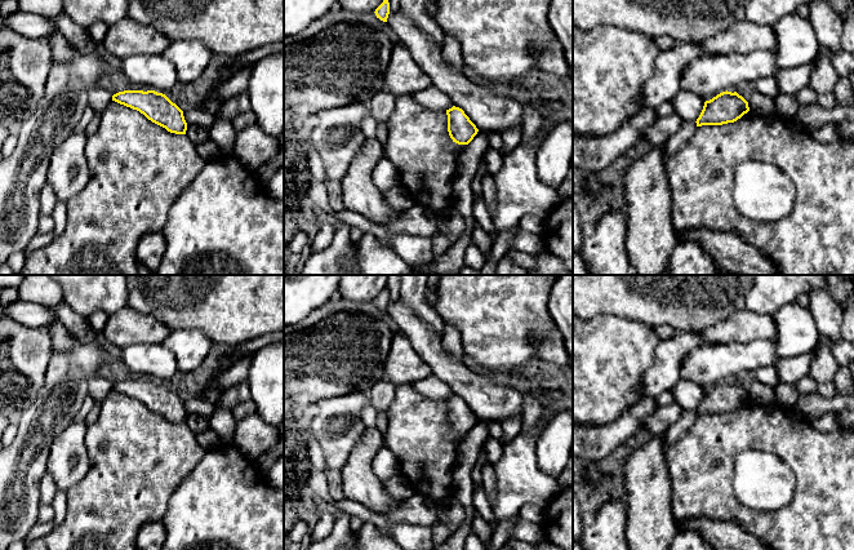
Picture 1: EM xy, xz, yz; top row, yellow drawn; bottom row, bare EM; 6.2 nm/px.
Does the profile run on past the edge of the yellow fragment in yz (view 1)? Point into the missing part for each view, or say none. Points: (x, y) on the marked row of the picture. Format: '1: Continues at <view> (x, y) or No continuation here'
1: No continuation here

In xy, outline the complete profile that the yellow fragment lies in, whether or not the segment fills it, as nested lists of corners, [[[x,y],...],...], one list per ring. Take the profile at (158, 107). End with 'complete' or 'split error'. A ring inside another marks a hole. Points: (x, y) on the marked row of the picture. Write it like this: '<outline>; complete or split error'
[[[124,90],[114,94],[112,101],[139,111],[148,120],[170,133],[186,134],[187,123],[183,111],[163,93]]]; complete

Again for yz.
[[[722,92],[704,102],[697,127],[734,123],[750,111],[748,102],[737,92]]]; complete

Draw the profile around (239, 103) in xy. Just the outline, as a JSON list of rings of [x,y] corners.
[[[246,92],[239,93],[222,103],[222,107],[214,115],[214,119],[223,117],[230,121],[241,112],[246,112],[250,110],[250,99]]]

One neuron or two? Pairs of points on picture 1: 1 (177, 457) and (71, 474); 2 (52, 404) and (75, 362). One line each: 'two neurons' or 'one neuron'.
1: two neurons
2: one neuron

